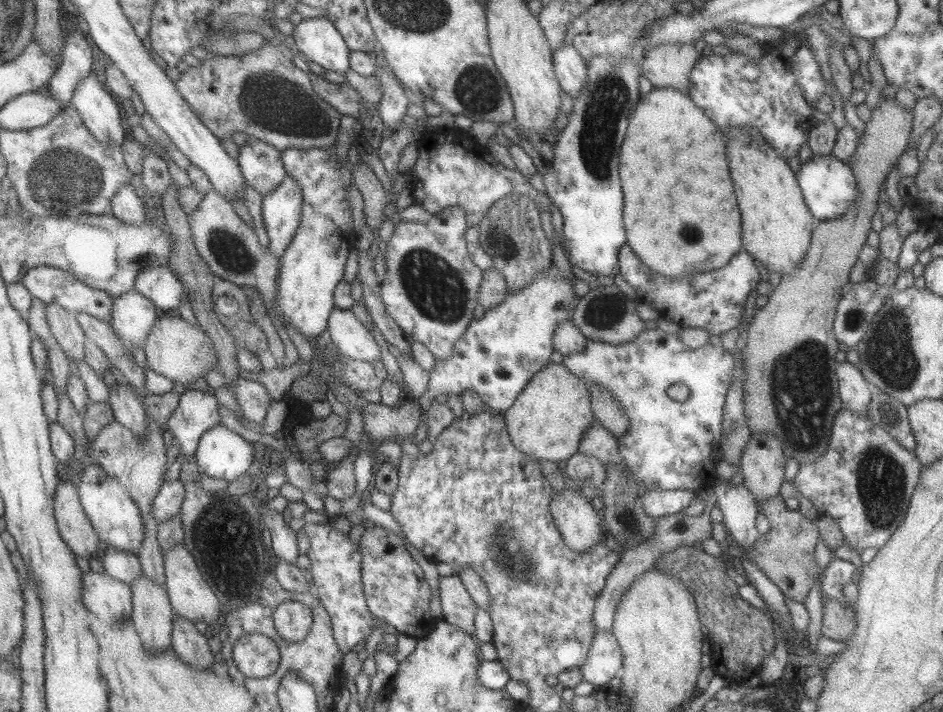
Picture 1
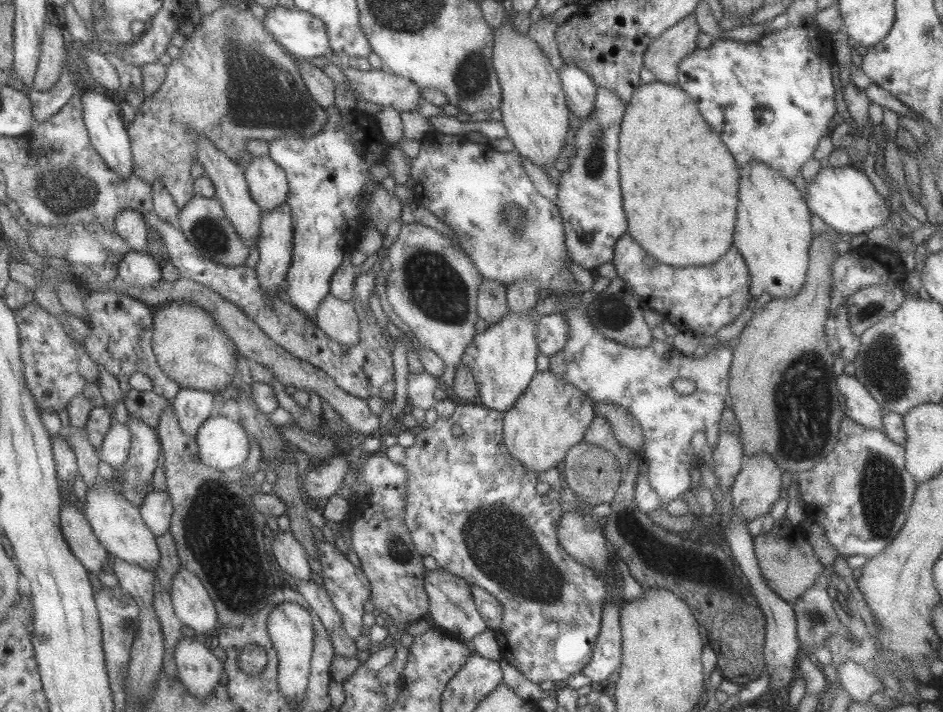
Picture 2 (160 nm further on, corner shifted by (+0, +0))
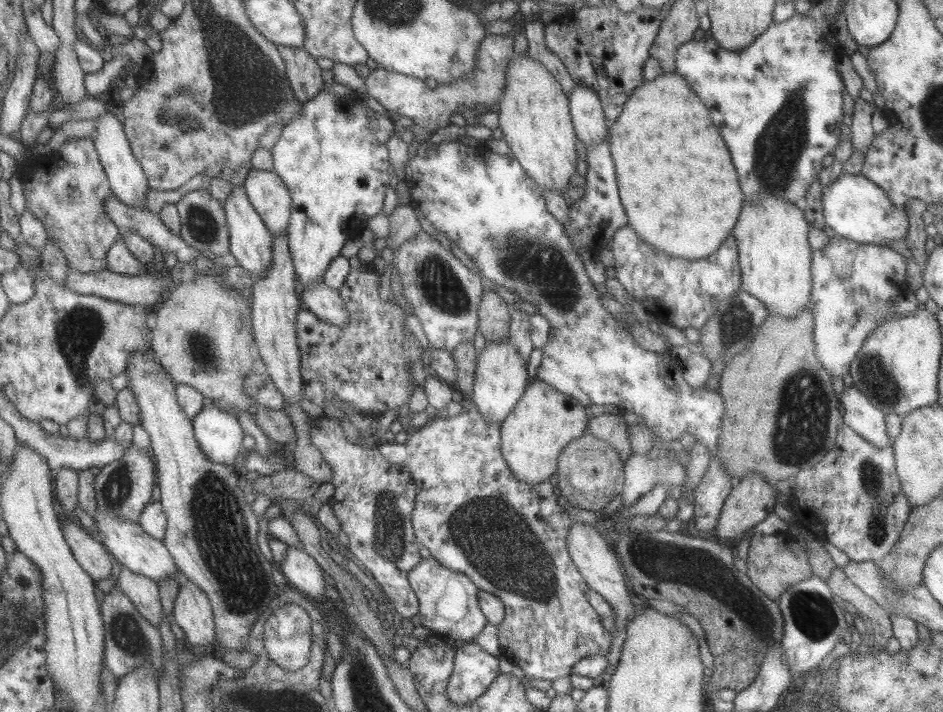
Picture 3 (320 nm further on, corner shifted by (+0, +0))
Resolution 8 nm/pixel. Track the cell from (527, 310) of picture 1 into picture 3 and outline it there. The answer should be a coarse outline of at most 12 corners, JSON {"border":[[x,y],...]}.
{"border":[[509,338],[487,341],[468,401],[501,422],[522,398],[527,366]]}

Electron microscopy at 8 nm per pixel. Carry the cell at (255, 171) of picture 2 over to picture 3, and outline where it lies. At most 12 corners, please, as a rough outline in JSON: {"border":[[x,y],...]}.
{"border":[[251,169],[245,196],[272,236],[288,231],[291,197],[273,171]]}

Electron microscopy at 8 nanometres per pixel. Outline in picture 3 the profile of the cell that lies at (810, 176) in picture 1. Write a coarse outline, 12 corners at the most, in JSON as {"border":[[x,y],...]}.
{"border":[[846,172],[821,190],[826,225],[886,246],[909,219],[874,182]]}

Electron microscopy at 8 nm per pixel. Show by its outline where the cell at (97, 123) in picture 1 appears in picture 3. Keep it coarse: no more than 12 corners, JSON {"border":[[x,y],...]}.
{"border":[[115,114],[98,118],[96,142],[114,196],[146,208],[149,182]]}

